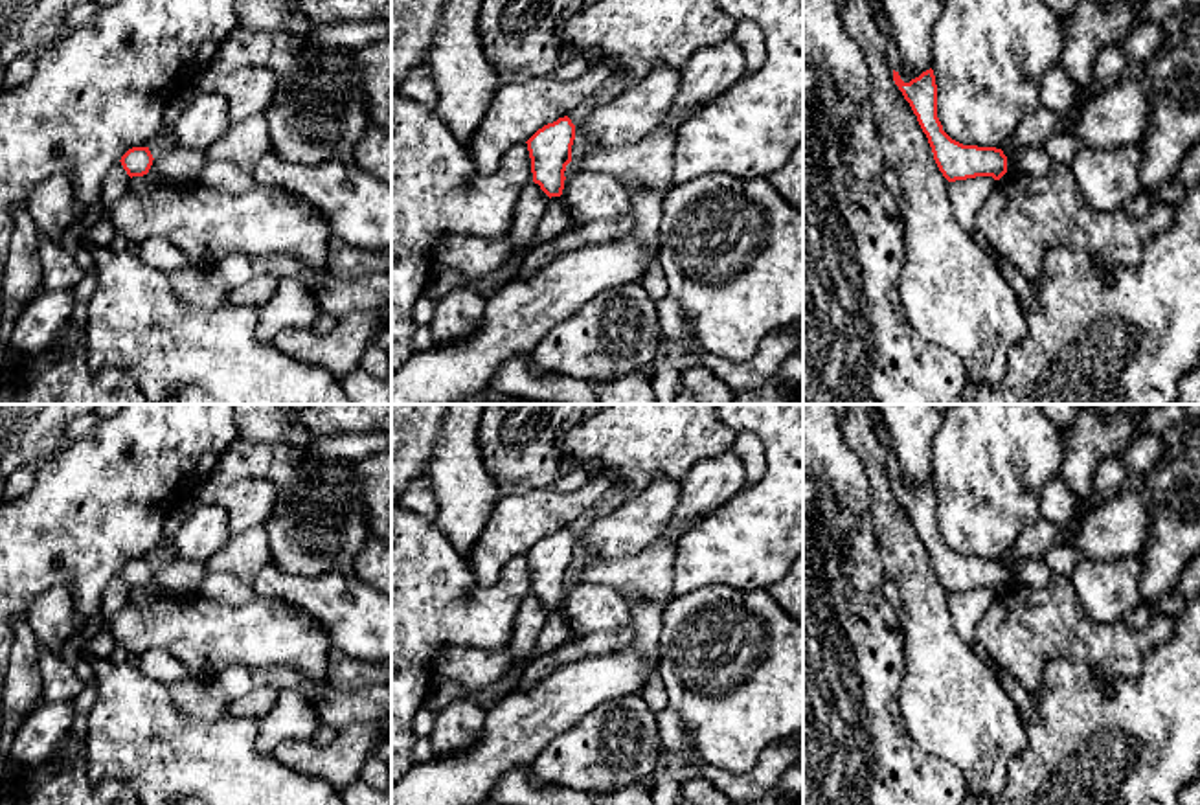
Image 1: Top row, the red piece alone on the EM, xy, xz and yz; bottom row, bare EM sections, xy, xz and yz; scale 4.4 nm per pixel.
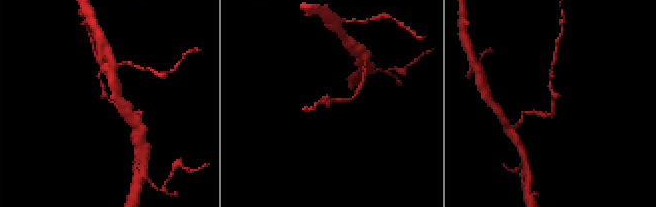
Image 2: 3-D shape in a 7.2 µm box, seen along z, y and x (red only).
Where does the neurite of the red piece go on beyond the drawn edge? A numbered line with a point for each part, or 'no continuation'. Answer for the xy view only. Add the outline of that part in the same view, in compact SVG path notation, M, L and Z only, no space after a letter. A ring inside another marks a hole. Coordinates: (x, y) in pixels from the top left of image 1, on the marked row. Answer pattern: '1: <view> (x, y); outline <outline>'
no continuation

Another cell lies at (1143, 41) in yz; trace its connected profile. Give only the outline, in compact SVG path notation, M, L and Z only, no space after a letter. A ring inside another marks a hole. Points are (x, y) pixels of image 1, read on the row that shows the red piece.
M1139 22L1115 44L1125 51L1132 68L1141 68L1165 48L1167 40L1161 24Z

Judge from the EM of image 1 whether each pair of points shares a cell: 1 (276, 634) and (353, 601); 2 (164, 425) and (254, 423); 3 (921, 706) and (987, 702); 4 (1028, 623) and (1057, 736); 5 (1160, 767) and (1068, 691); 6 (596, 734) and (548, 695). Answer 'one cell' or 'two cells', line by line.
1: two cells
2: two cells
3: one cell
4: two cells
5: one cell
6: two cells

